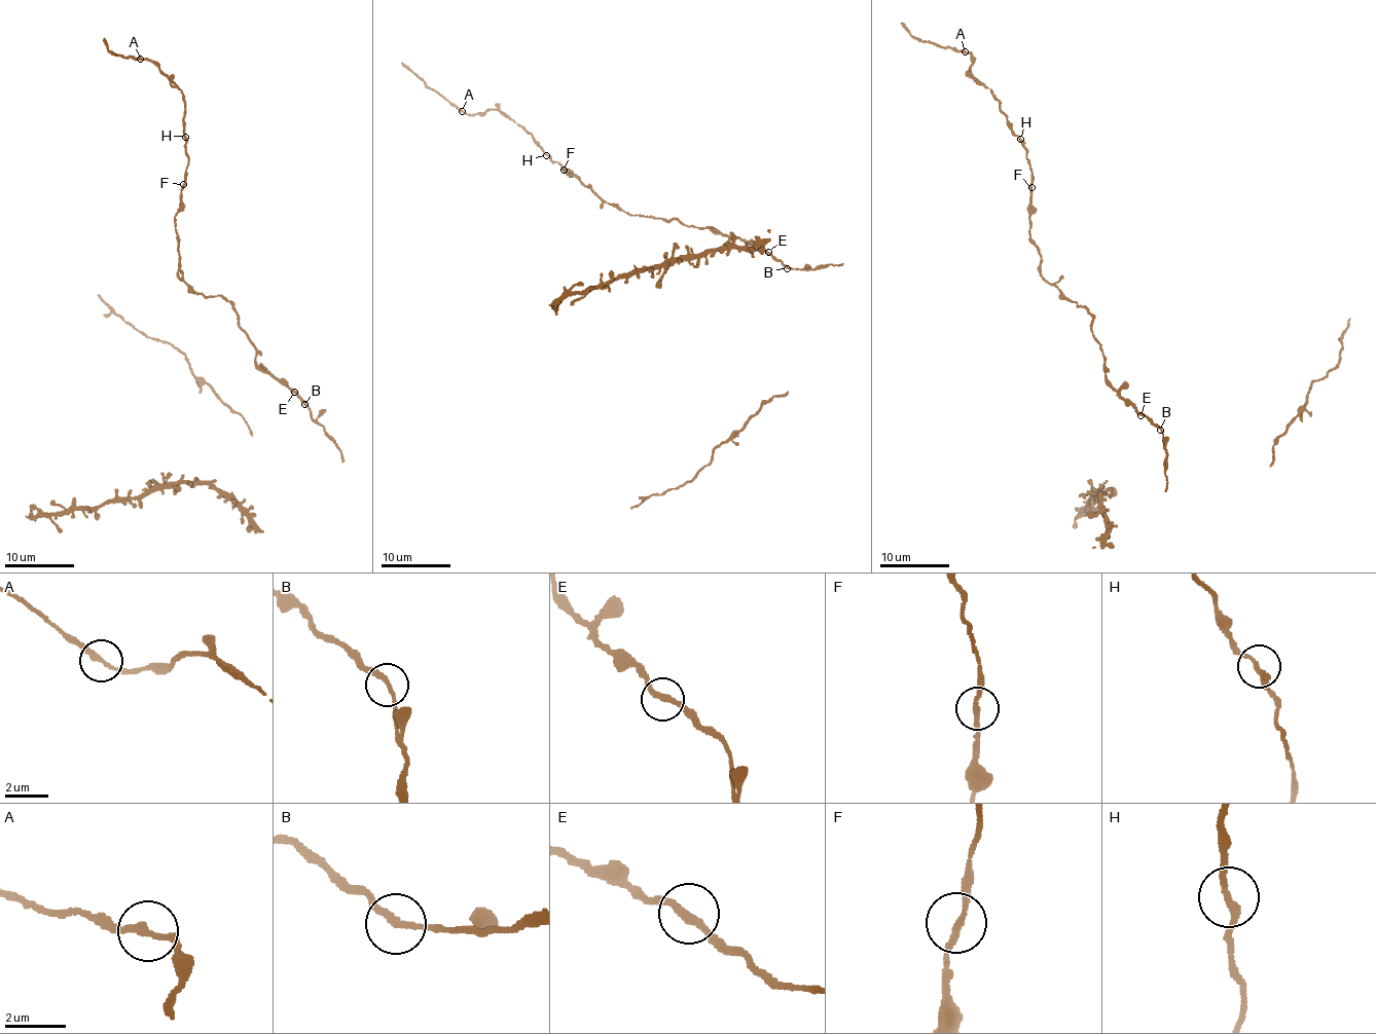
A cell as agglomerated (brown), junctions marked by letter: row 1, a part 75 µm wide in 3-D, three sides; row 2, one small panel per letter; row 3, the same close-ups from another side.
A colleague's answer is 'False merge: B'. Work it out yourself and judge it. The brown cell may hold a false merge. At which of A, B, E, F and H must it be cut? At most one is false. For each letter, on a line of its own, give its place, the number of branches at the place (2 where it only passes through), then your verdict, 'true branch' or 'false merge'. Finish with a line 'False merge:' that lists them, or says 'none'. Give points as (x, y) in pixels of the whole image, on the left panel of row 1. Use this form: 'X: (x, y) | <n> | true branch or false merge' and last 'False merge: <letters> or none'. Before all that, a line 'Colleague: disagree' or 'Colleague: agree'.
Colleague: disagree
A: (140, 59) | 2 | true branch
B: (304, 404) | 2 | true branch
E: (294, 392) | 2 | true branch
F: (183, 184) | 2 | true branch
H: (185, 137) | 2 | true branch
False merge: none

